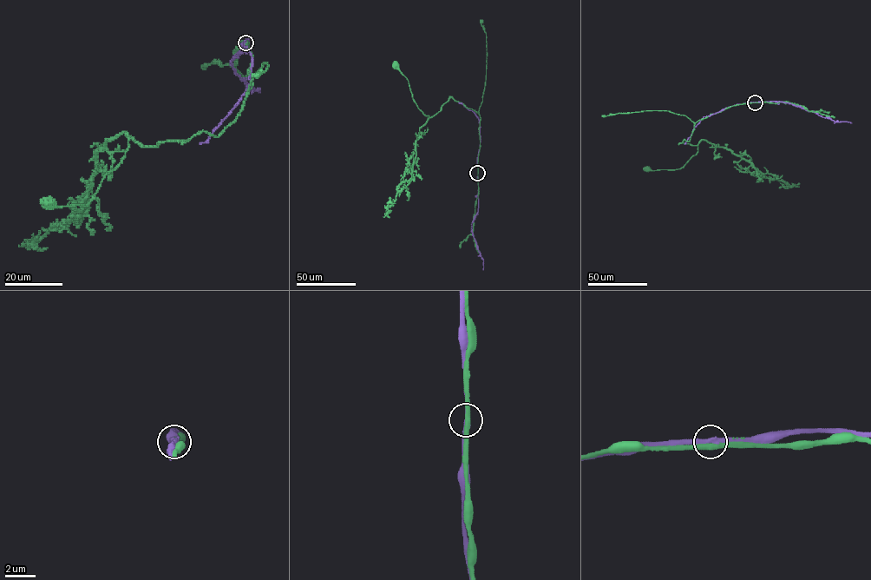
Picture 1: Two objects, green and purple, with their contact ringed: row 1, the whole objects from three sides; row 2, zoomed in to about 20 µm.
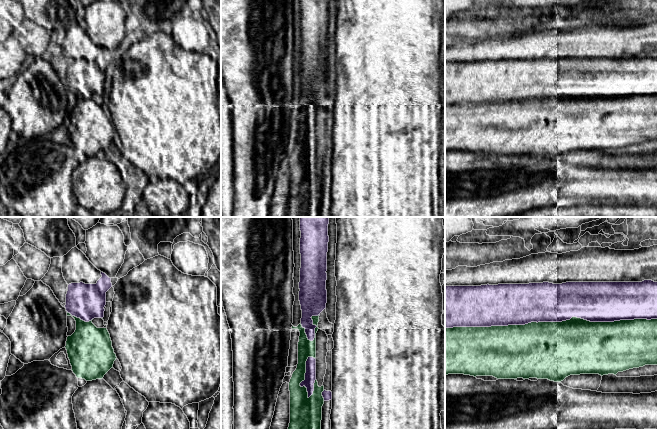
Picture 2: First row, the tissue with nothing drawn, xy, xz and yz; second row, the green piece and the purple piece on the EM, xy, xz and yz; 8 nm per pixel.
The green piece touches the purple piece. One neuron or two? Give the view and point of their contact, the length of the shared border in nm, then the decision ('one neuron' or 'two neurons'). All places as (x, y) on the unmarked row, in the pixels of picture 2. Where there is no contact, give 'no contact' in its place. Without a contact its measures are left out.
contact yz (550, 98); length 1700 nm; two neurons

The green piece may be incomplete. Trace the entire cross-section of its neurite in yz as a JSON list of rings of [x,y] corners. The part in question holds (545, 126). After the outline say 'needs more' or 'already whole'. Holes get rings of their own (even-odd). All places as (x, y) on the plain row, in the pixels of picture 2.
[[[572,93],[562,98],[445,104],[445,151],[493,152],[497,155],[537,154],[561,158],[570,151],[616,151],[645,141],[657,141],[657,95],[590,98]]]; already whole

